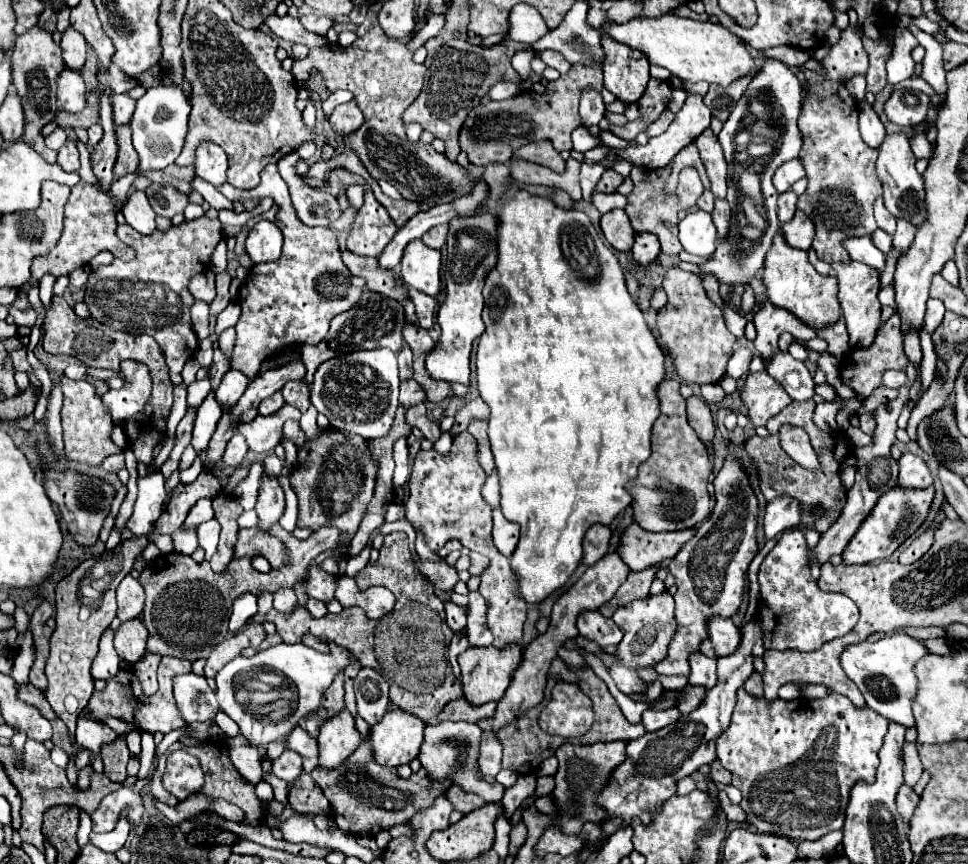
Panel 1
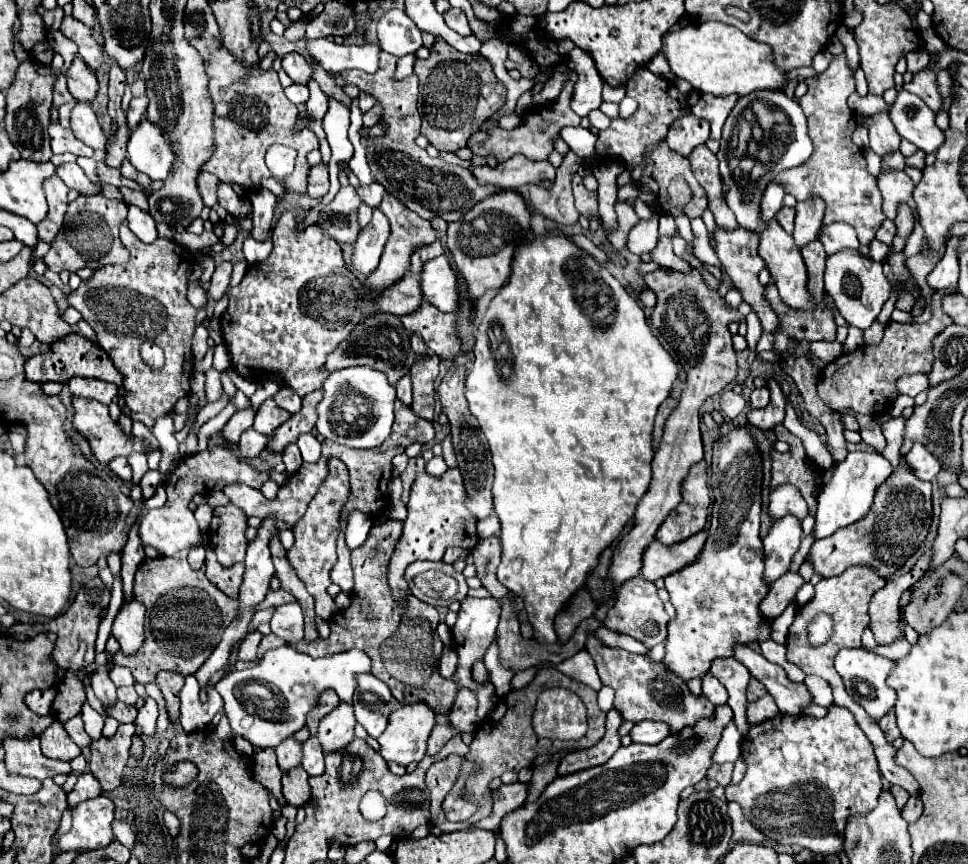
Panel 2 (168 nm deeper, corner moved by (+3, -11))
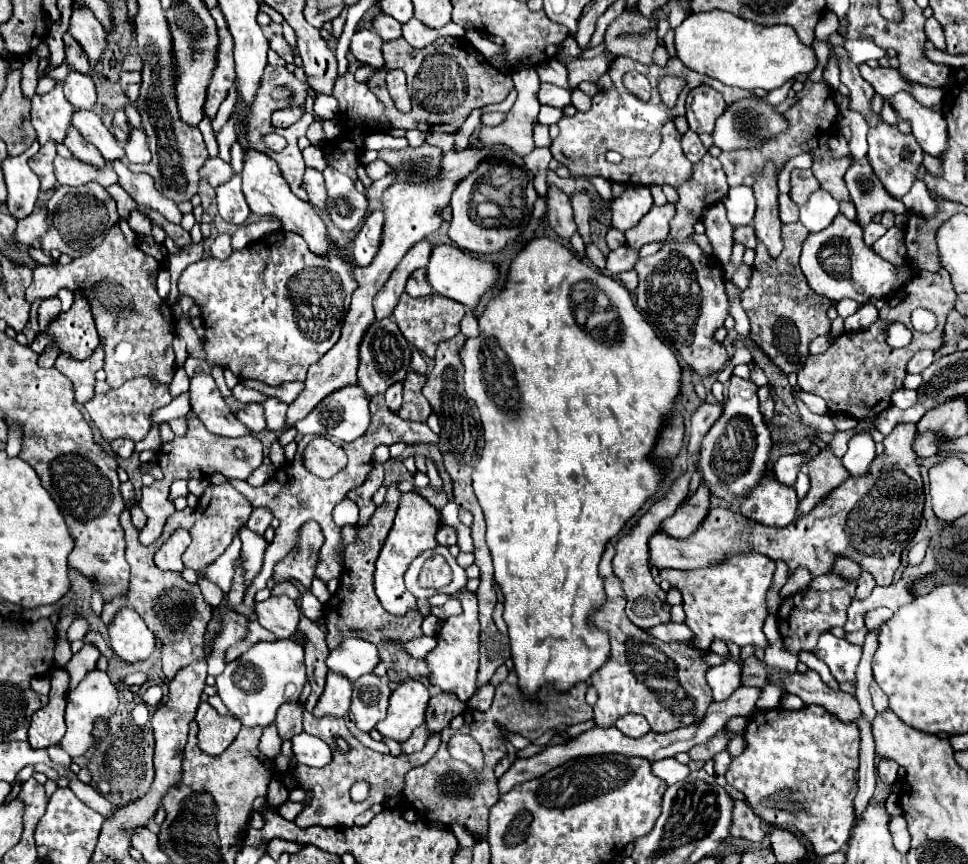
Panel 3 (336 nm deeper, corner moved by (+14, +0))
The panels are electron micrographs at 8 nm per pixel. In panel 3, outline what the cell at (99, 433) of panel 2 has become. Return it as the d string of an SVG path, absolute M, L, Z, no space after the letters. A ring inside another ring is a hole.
M136 377L126 381L118 389L110 389L104 395L96 395L92 401L84 405L90 413L92 421L98 425L104 439L114 441L118 437L132 437L134 441L142 441L152 427L152 413L172 401L168 385L160 385L150 377Z

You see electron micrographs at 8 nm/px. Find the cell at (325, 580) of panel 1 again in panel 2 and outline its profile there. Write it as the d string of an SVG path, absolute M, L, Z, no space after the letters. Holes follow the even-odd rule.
M331 458L331 468L329 468L329 478L321 484L319 492L315 498L309 502L309 508L305 516L293 526L295 534L295 544L291 550L287 550L287 558L293 564L297 576L309 590L309 594L315 598L315 612L323 620L329 620L335 612L337 606L333 598L329 596L327 588L331 584L331 568L337 562L337 536L339 536L339 520L341 520L341 510L343 504L349 500L351 494L351 484L349 484L349 470L339 458Z

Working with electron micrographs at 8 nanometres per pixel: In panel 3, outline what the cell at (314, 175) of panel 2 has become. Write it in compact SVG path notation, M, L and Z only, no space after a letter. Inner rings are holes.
M306 169L304 173L304 189L310 195L310 203L316 205L320 211L326 211L326 187L324 187L324 177L316 169Z

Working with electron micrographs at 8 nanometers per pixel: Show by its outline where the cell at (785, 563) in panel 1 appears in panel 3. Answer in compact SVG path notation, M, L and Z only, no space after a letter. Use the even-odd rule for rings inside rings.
M764 473L760 483L742 497L736 497L740 511L768 527L786 527L796 519L796 489L776 481L774 473Z

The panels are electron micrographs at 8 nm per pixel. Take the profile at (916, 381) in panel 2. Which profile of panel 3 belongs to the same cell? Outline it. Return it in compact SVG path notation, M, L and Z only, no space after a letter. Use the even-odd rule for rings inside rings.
M922 349L918 351L910 361L908 361L908 373L922 373L926 367L930 367L934 361L934 351L932 349Z

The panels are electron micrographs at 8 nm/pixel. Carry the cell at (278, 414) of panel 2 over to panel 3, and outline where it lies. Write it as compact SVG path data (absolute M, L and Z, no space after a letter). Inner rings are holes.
M270 397L264 401L264 409L266 409L266 423L268 423L270 431L278 431L278 429L286 427L286 411L288 411L286 403Z

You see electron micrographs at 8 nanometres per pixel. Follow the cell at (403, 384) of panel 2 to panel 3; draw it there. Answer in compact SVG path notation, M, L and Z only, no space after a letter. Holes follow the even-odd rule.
M396 383L396 385L392 385L386 393L386 405L388 405L388 409L392 409L394 413L400 409L400 403L402 403L402 383Z

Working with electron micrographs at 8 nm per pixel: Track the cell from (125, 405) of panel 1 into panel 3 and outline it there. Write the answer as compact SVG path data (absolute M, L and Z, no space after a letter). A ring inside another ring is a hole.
M114 225L104 243L92 249L80 259L72 259L68 265L38 265L34 269L34 281L26 289L26 301L56 297L62 287L70 291L84 289L92 305L98 335L104 341L104 371L106 383L114 389L132 377L152 377L160 383L170 383L174 375L174 351L172 339L176 337L172 307L162 299L154 285L148 281L150 273L158 273L160 263L140 251L130 247L124 233Z

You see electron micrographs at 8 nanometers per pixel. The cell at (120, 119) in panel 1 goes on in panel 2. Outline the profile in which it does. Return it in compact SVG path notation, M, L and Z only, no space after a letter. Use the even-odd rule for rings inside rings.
M145 96L133 98L131 104L129 104L129 110L125 112L125 116L127 116L127 126L133 128L133 126L143 118L145 110L147 110L147 98L145 98Z

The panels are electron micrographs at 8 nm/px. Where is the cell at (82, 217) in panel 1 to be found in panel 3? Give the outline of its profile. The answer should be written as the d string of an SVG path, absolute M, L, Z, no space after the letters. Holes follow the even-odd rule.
M86 183L76 189L68 187L58 187L54 195L48 201L48 233L40 239L44 251L58 249L60 253L66 253L70 257L82 257L84 253L90 253L92 247L98 247L108 229L116 225L118 213L116 213L116 203L108 195L108 191L98 185L98 183Z

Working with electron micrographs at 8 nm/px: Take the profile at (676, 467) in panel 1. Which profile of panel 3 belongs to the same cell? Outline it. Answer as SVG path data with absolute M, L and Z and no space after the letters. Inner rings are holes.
M700 485L688 503L676 509L676 513L664 523L664 529L672 537L690 537L698 531L700 523L708 515L710 509L710 491L706 485Z

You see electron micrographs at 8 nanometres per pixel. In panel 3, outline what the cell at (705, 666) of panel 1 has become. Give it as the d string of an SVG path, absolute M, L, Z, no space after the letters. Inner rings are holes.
M746 645L740 649L738 661L728 659L726 663L718 665L718 667L710 667L706 677L708 677L708 685L714 691L714 701L724 701L728 699L738 687L740 687L740 675L742 675L742 663L744 659L752 657L756 651L754 645Z

